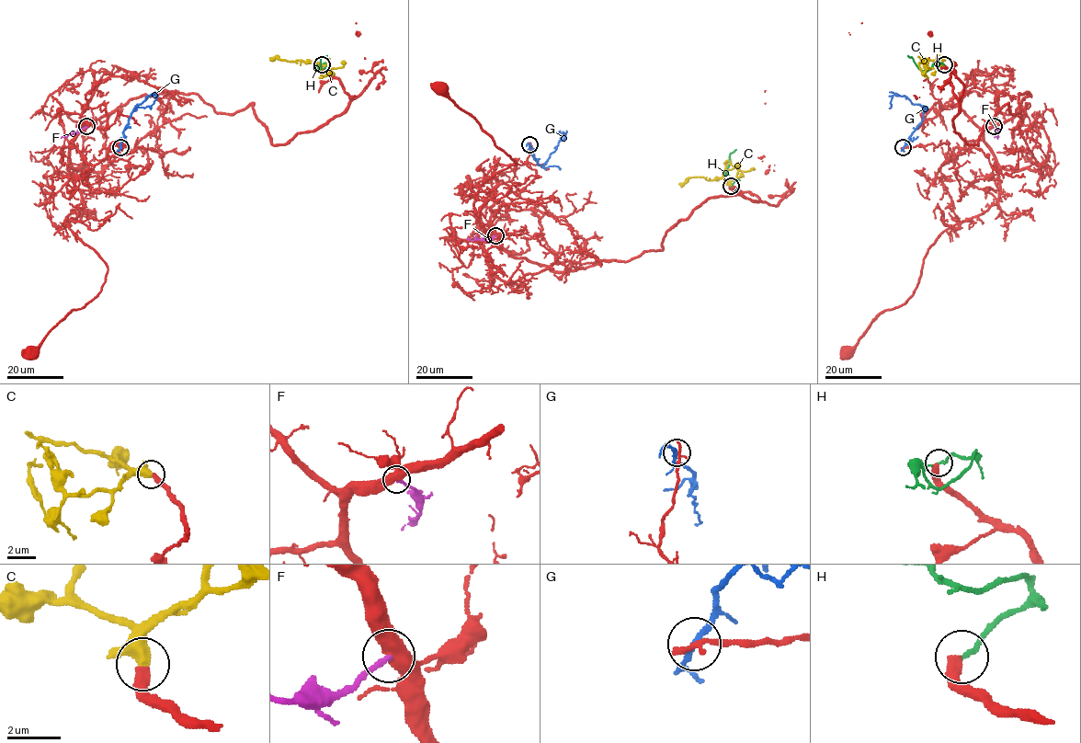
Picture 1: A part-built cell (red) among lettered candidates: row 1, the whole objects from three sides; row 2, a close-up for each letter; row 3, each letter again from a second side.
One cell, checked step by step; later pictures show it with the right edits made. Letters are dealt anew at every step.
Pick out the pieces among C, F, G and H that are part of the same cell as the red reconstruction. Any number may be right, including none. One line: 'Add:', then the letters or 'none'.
Add: C

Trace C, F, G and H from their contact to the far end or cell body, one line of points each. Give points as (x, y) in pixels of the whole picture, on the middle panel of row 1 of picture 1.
C: (730, 185), (723, 179), (706, 179), (702, 177), (689, 177), (678, 184)
F: (495, 235), (484, 240), (467, 239)
G: (530, 144), (537, 164), (542, 165), (564, 138), (565, 134), (560, 131)
H: (731, 185), (737, 177), (730, 178), (726, 173), (730, 154), (736, 149)

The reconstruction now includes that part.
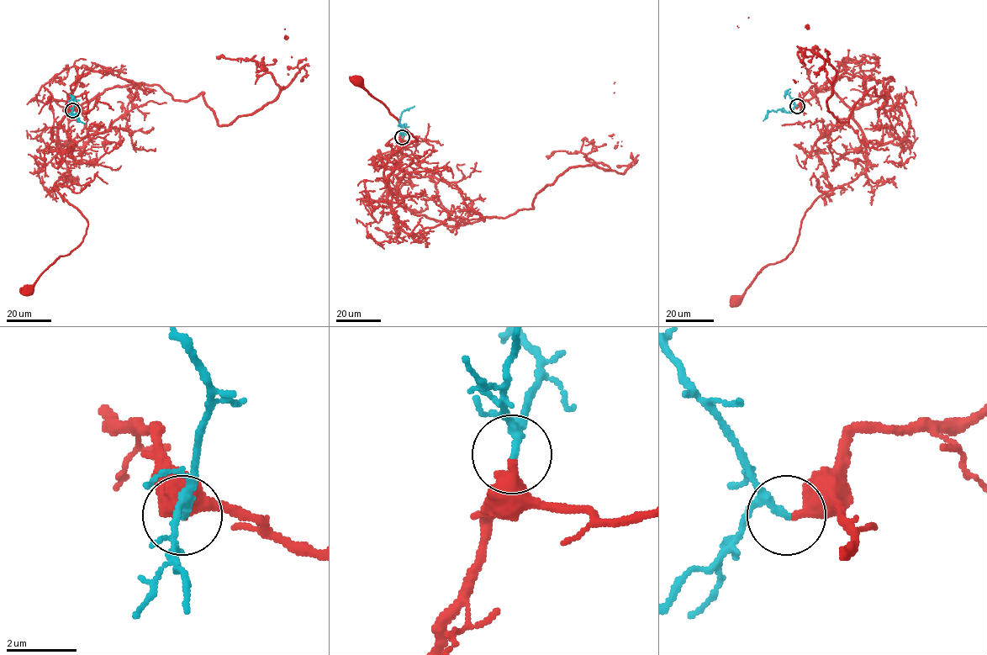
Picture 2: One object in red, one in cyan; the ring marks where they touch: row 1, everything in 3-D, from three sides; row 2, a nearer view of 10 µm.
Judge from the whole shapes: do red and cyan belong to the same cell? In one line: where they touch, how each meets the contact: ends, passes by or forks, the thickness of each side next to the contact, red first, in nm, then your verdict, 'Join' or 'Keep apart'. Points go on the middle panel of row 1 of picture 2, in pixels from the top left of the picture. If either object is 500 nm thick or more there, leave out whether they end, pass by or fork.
Place: (402, 137). At the ring red ends. At the ring cyan passes by. Thickness 440 nm (red) against 180 nm. Join

